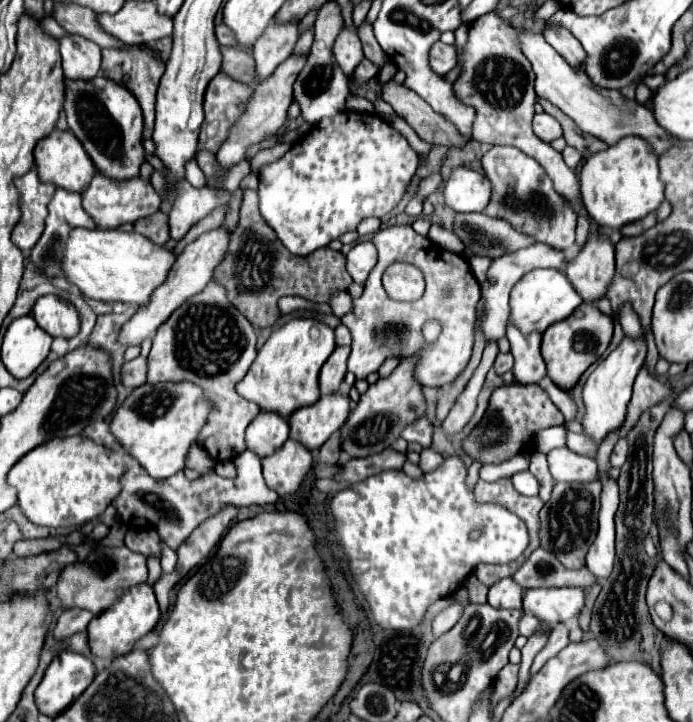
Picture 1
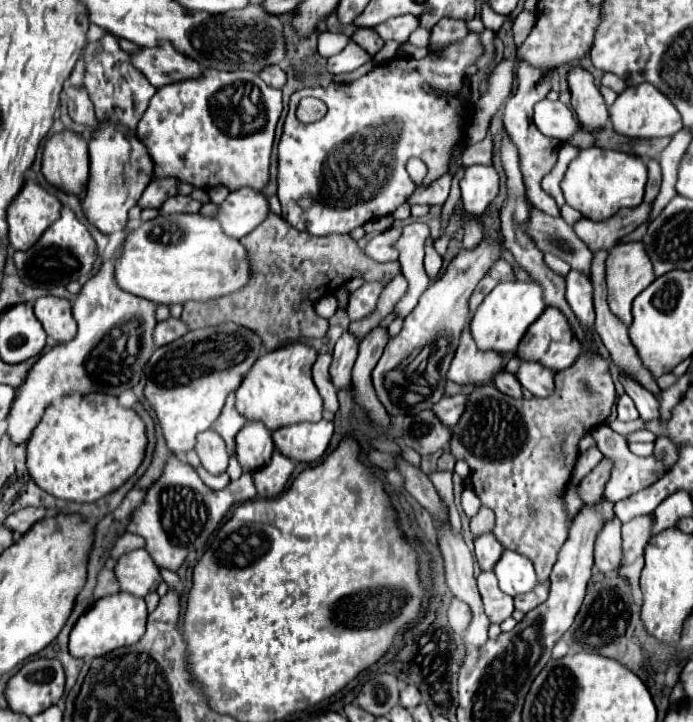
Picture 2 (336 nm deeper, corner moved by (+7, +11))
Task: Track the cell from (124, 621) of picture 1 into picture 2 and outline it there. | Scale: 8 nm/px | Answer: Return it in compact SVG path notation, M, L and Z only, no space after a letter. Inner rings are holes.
M117 593L107 595L103 599L97 599L95 605L83 613L69 635L69 653L77 659L93 659L101 657L117 647L133 645L137 643L145 633L145 621L147 621L147 607L141 597L133 597L131 593Z

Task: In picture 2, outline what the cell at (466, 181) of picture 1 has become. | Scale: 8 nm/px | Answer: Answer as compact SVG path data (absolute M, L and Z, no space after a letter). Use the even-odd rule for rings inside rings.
M471 165L461 179L461 199L465 211L471 215L483 215L483 211L495 201L499 193L499 175L495 167Z

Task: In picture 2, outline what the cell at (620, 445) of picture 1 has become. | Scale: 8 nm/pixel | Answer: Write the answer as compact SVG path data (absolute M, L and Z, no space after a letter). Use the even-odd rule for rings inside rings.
M621 395L617 401L617 411L619 411L619 421L633 421L639 417L633 399L629 399L627 395Z

